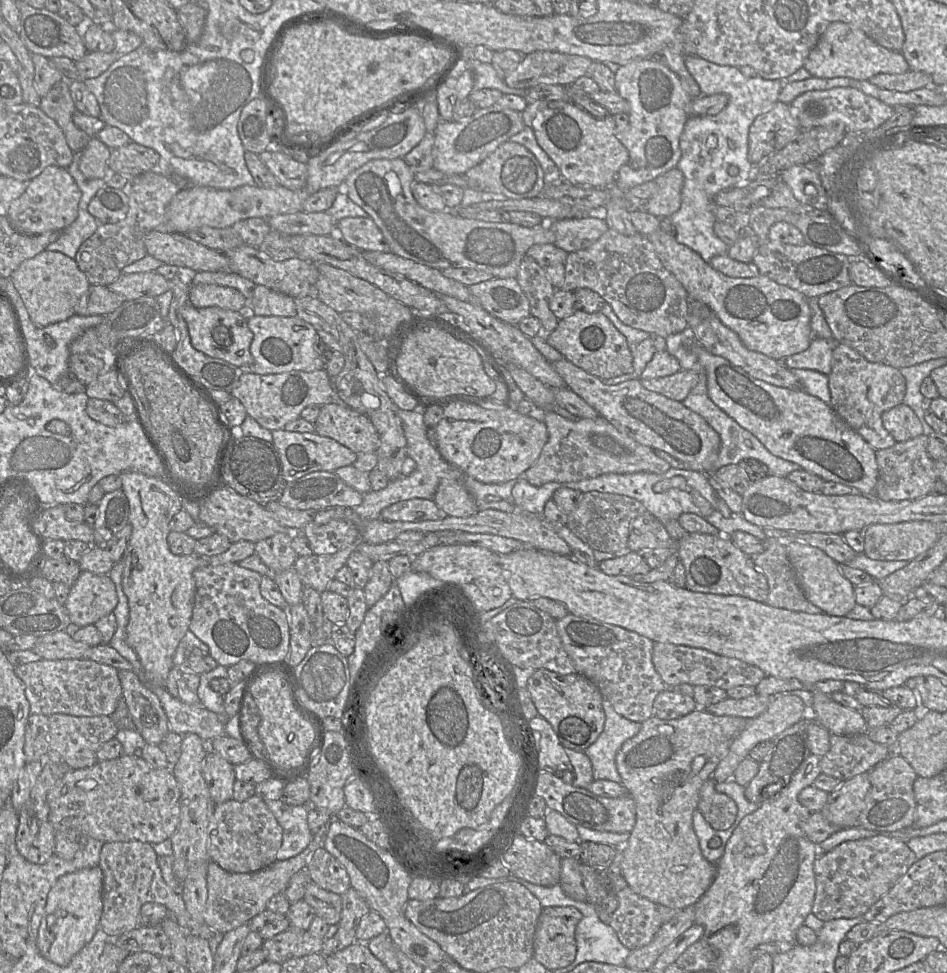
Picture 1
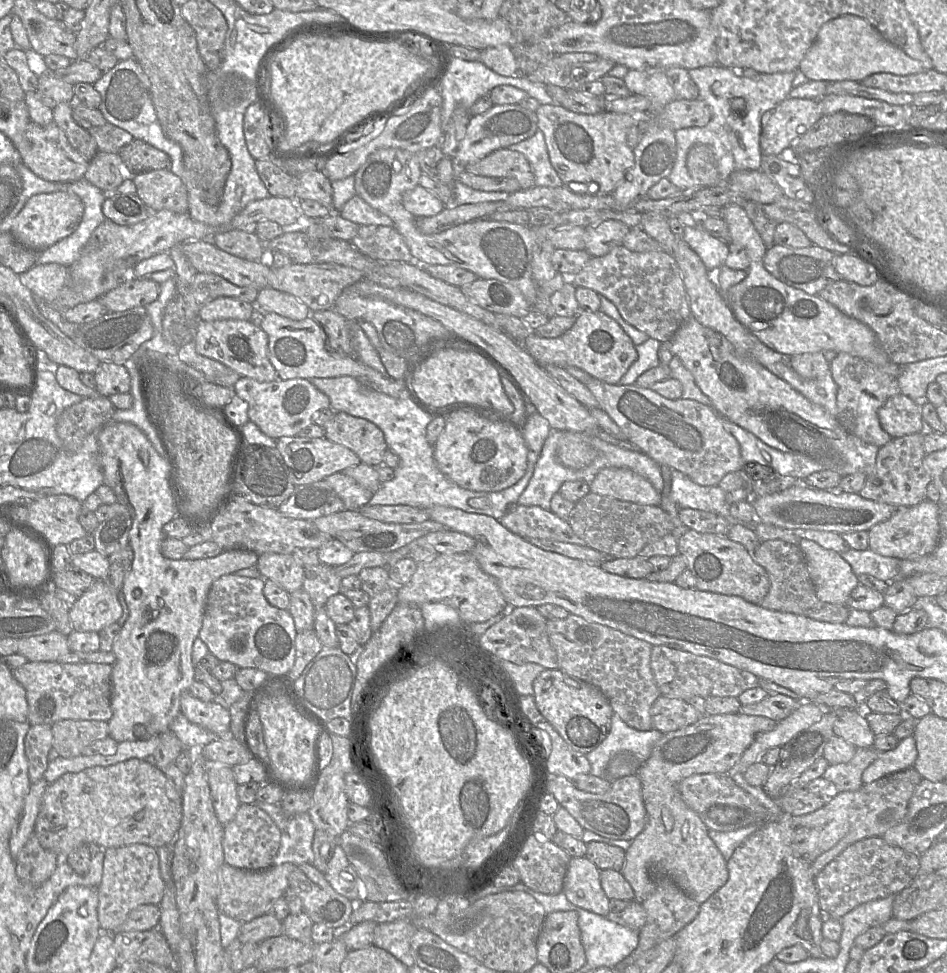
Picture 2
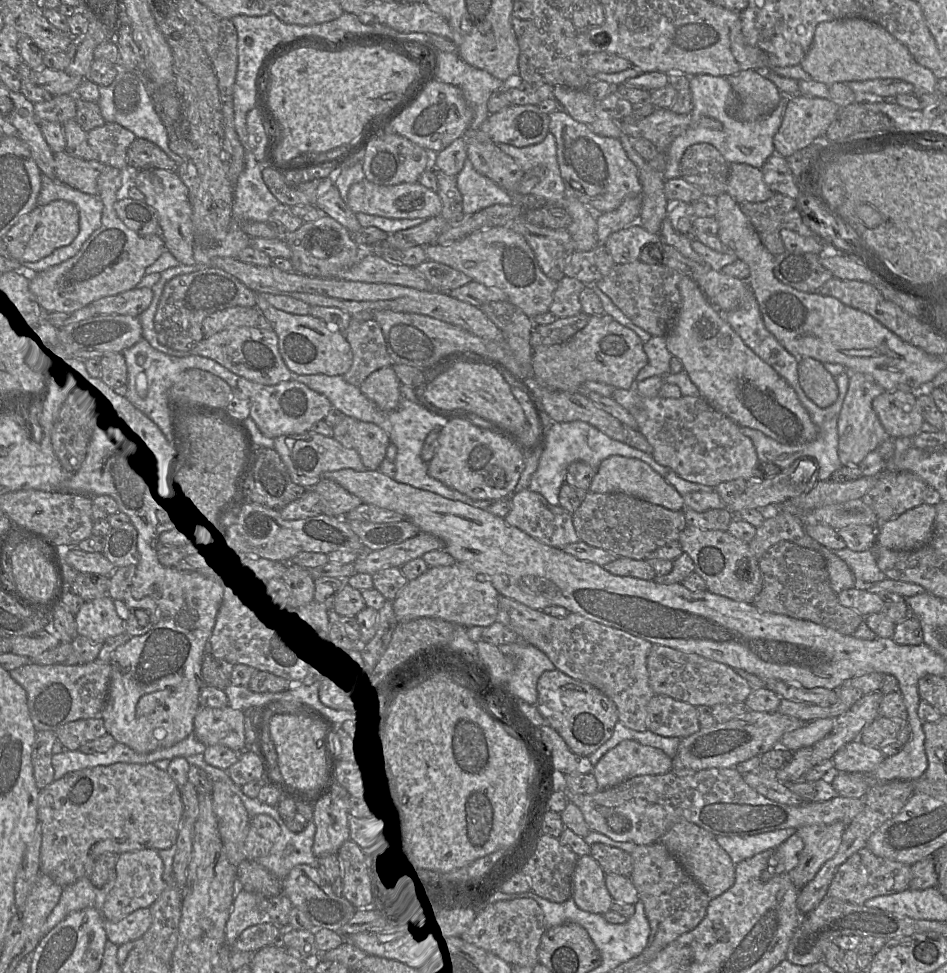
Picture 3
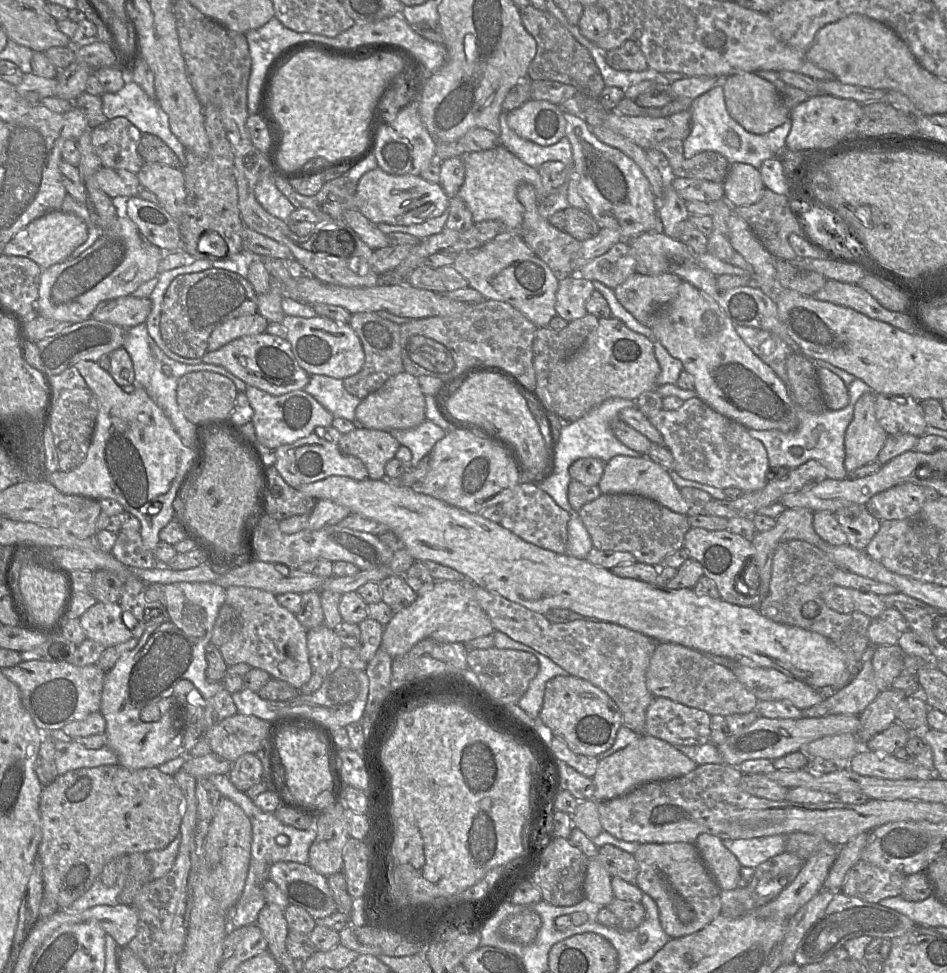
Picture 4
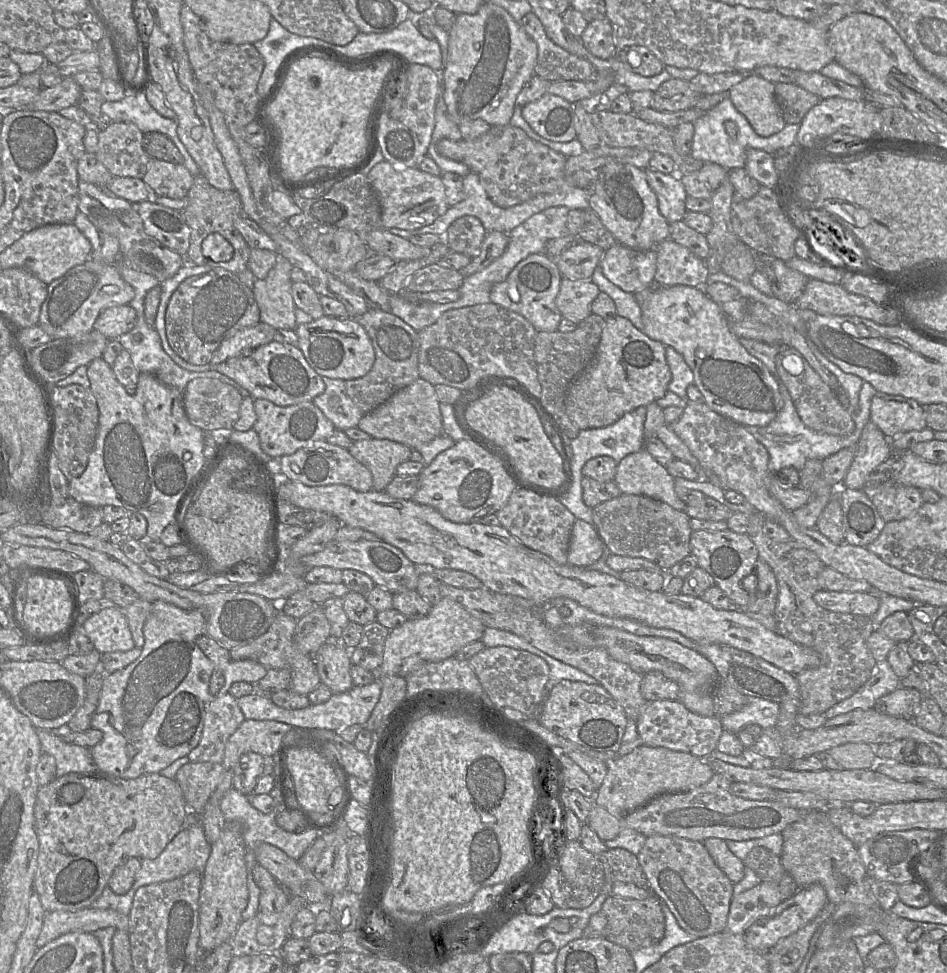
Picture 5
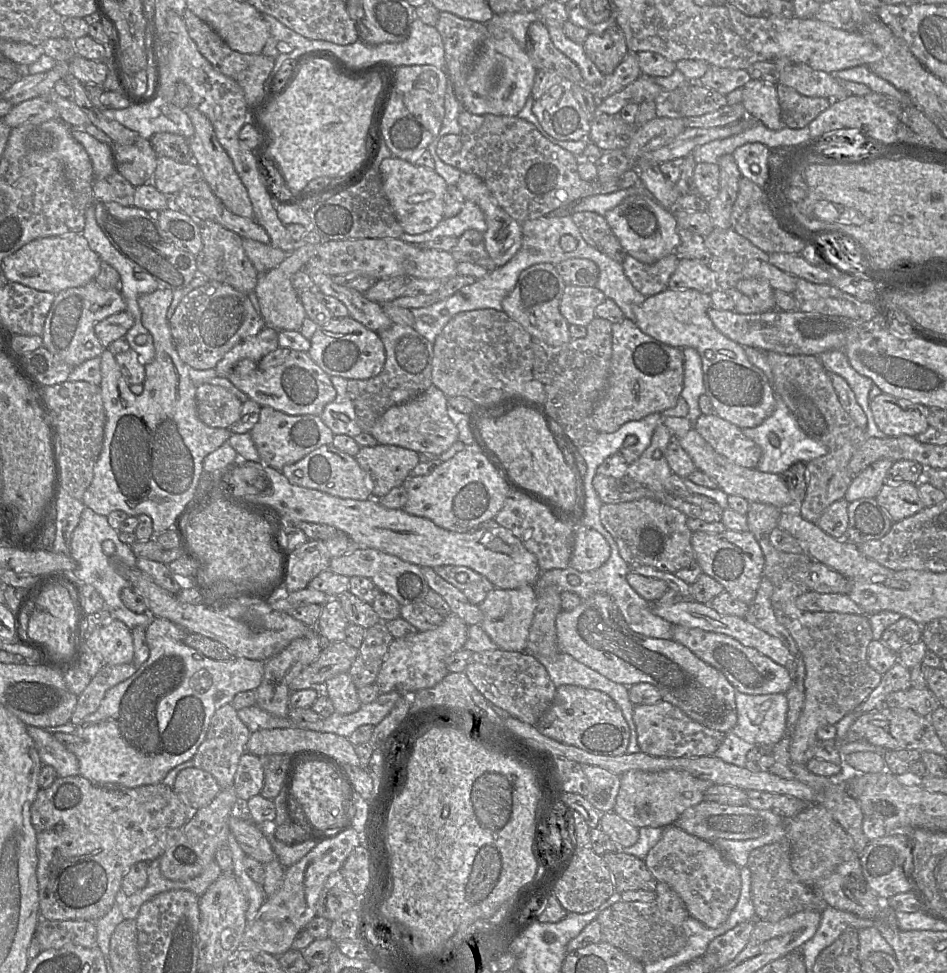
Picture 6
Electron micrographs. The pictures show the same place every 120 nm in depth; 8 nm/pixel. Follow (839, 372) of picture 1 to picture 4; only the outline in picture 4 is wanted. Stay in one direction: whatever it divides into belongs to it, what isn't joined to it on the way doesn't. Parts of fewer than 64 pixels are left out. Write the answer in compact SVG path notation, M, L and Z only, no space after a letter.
M872 391L865 393L855 404L844 441L847 473L875 462L888 437L875 417L875 396Z

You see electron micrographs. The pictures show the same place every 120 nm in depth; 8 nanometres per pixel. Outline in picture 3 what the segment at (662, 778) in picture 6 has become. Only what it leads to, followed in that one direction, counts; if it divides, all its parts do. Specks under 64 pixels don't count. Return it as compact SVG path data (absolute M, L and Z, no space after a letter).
M623 740L597 762L592 773L599 790L605 790L636 776L665 774L672 768L673 758L662 750Z

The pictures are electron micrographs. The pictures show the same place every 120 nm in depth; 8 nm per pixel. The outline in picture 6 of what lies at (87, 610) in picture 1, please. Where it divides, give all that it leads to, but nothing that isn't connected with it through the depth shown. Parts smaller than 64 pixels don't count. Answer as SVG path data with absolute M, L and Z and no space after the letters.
M112 619L85 635L85 645L99 655L105 664L120 665L134 660L131 629L118 619Z

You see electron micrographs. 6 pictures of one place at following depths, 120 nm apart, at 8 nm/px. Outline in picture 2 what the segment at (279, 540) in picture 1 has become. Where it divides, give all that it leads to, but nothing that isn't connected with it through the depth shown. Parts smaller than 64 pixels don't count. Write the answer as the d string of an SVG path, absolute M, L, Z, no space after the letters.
M261 554L256 567L263 579L272 580L288 593L303 588L304 567L292 554Z

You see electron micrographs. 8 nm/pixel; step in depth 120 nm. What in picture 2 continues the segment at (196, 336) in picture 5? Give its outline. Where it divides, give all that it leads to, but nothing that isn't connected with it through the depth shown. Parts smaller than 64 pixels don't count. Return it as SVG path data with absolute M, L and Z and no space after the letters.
M198 272L194 280L188 290L188 293L186 294L179 294L177 292L177 283L176 283L176 290L175 295L172 297L172 299L167 304L165 310L164 310L164 316L162 320L162 335L164 339L177 347L182 347L189 342L191 342L193 339L195 339L196 330L198 322L200 321L200 310L201 308L211 302L212 300L219 298L219 297L233 297L242 301L246 301L249 303L255 303L257 299L259 290L253 288L253 287L240 287L237 286L228 280L224 279L223 277L213 274L213 273L200 273Z

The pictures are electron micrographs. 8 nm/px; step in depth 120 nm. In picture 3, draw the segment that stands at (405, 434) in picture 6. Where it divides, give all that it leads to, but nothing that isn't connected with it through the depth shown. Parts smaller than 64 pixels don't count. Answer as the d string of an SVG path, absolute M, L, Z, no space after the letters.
M392 366L374 371L365 379L360 389L369 400L385 412L397 409L403 398L401 383Z

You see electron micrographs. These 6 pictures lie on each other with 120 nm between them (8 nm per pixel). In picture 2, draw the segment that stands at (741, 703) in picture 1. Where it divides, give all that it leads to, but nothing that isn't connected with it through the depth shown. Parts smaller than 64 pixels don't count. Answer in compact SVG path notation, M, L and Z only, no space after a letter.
M769 693L766 698L758 703L742 705L738 713L764 716L779 722L796 710L800 703L801 700L799 699L793 699L782 694Z

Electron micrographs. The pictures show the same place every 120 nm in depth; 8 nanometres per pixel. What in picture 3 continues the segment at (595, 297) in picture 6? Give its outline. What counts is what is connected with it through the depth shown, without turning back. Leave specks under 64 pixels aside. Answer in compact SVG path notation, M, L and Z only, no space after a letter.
M565 276L558 282L550 305L550 312L557 318L567 318L579 314L582 311L579 297L586 286L589 285Z

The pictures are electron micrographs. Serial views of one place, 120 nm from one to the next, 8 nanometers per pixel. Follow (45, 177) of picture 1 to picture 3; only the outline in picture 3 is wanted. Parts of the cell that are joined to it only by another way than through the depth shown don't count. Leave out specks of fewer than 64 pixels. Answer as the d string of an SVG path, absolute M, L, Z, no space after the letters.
M55 200L37 205L23 215L4 236L4 246L11 257L20 263L36 262L50 255L54 250L70 244L79 232L77 207L65 200Z

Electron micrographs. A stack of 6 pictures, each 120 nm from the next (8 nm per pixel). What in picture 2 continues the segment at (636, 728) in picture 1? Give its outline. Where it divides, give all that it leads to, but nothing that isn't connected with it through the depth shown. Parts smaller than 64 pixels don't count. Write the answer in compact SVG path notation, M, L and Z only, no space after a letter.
M613 713L606 738L585 755L590 763L590 774L606 777L607 766L618 753L631 753L641 761L647 760L654 744L662 735L654 728L647 731L631 728L618 714Z

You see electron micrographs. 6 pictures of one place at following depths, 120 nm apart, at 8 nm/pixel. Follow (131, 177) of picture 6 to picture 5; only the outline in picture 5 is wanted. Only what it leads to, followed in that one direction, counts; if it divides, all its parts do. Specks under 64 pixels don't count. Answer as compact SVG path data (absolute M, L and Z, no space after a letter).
M109 121L98 131L97 159L114 177L142 179L147 172L151 157L142 146L143 132L131 122Z

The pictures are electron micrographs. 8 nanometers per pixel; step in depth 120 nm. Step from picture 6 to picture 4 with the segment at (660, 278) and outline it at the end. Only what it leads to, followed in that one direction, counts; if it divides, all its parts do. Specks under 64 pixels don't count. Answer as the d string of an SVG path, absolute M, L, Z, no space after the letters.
M621 240L606 253L594 258L577 271L590 281L599 281L608 288L615 289L636 273L636 260L627 240Z

